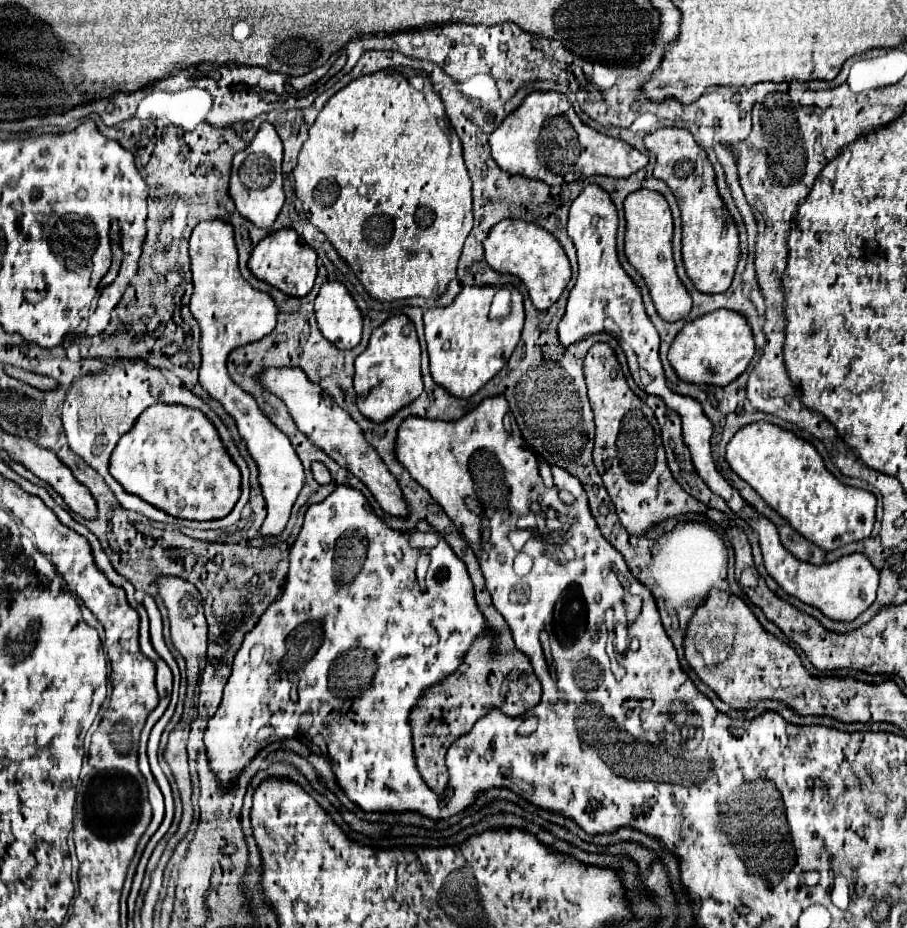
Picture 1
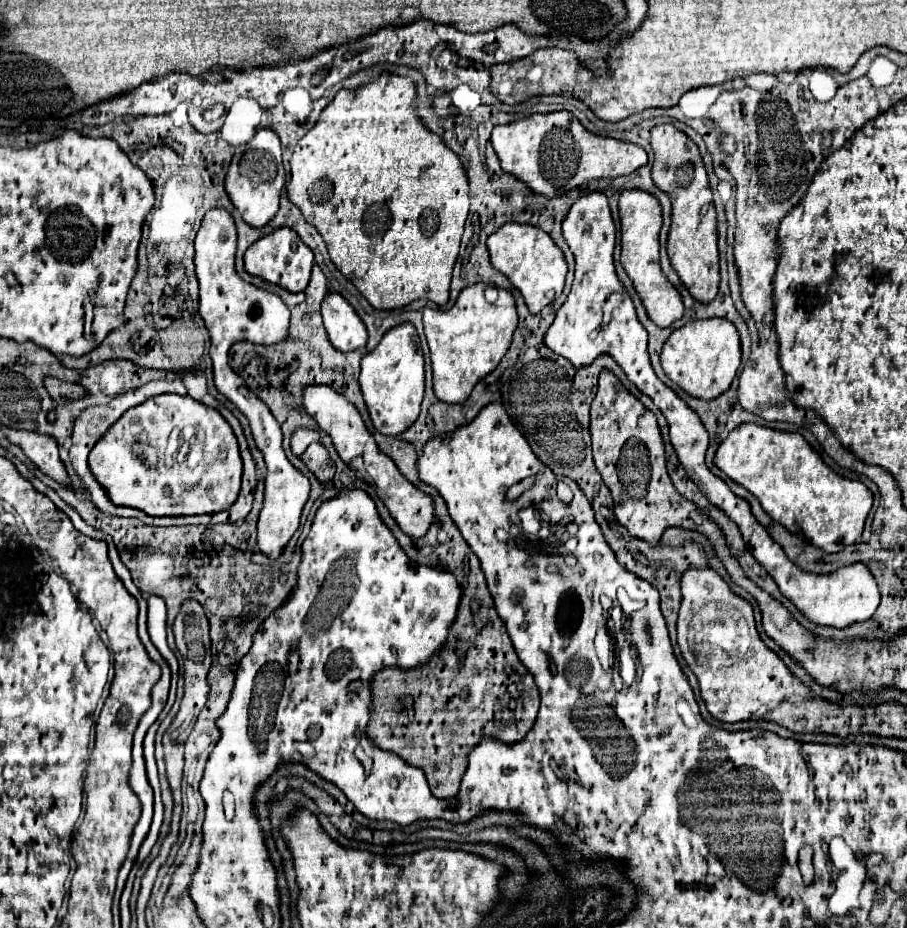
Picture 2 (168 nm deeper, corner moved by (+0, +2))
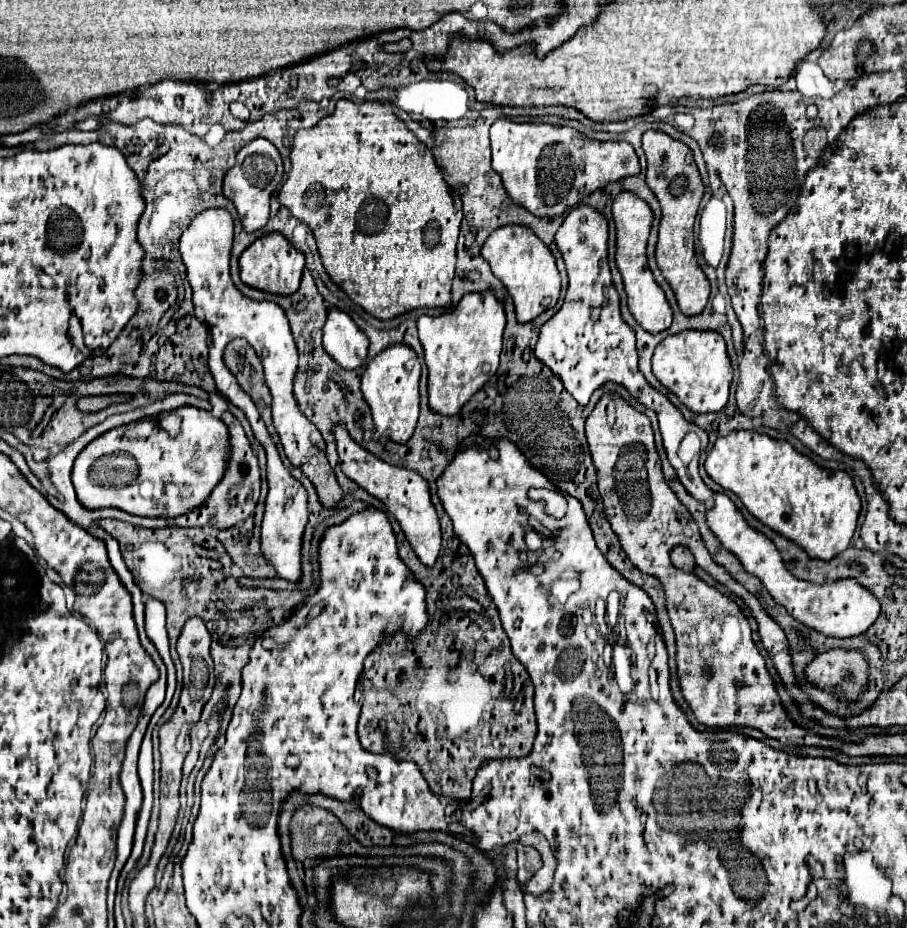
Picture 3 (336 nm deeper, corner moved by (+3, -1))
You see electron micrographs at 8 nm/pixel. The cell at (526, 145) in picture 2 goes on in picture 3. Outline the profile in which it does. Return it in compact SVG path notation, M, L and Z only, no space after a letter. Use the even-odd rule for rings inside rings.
M498 120L490 128L490 144L492 168L500 174L510 198L538 216L560 216L608 182L640 172L638 156L628 142L590 140L568 126Z

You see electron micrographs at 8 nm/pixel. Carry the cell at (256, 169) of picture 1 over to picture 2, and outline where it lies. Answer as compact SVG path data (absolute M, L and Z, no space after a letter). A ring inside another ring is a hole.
M259 129L247 143L243 155L235 155L225 177L225 191L243 221L255 229L265 227L279 211L279 195L285 185L285 169L281 163L281 143L275 131Z

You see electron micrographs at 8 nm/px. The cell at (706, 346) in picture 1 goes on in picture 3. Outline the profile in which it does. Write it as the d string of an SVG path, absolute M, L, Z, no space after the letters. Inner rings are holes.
M686 330L664 338L654 350L652 372L694 412L718 412L728 402L732 364L724 338L714 330Z

